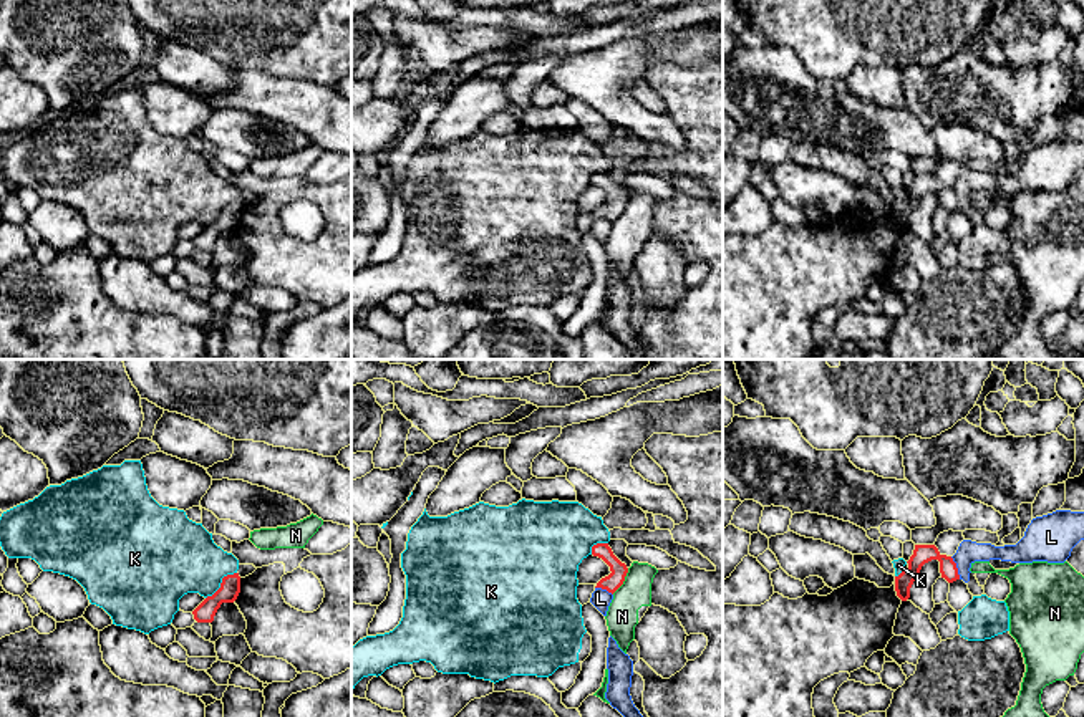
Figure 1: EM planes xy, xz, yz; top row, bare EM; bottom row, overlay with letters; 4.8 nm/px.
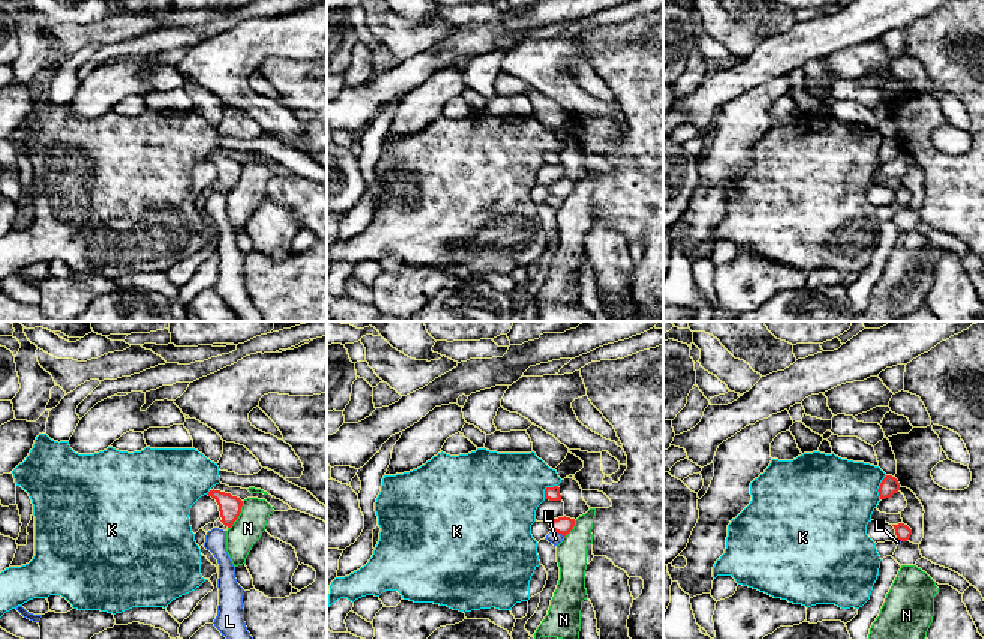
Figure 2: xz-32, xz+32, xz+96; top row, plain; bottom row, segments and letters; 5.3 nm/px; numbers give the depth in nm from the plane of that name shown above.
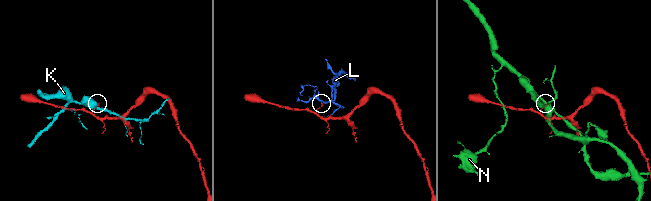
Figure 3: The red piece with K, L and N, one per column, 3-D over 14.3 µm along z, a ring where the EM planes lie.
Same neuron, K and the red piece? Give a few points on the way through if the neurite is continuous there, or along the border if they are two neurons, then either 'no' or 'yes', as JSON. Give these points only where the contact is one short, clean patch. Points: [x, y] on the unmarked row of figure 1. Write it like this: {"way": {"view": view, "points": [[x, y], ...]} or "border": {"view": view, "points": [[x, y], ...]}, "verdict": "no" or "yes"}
{"border": {"view": "xy", "points": [[236, 201], [224, 206], [221, 214], [206, 227]]}, "verdict": "no"}

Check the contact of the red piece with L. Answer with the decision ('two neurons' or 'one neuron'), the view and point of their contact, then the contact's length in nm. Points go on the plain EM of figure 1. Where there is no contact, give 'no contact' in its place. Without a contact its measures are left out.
two neurons | yz (957, 197) | 120 nm

